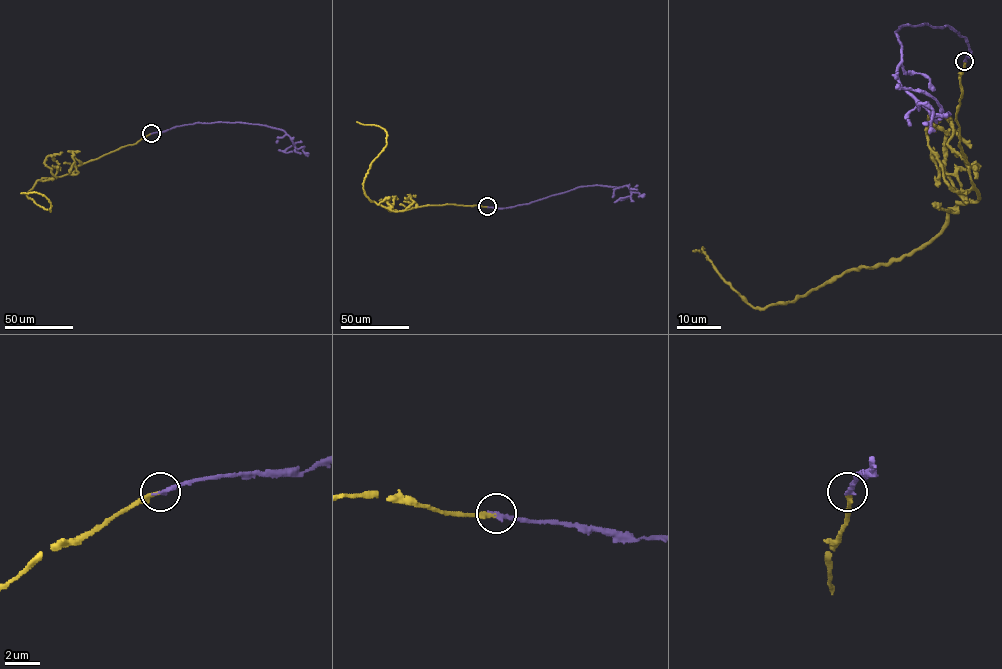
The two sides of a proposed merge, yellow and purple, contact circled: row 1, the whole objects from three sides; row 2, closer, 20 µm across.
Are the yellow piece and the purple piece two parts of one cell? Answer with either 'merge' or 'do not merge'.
merge

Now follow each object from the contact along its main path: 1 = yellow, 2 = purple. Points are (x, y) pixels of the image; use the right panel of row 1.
1: (964, 60), (956, 116), (978, 198), (947, 211), (928, 243), (756, 307), (702, 247), (694, 251)
2: (964, 60), (967, 41), (949, 26), (903, 26), (897, 79), (931, 117), (941, 116), (933, 98), (896, 87)

